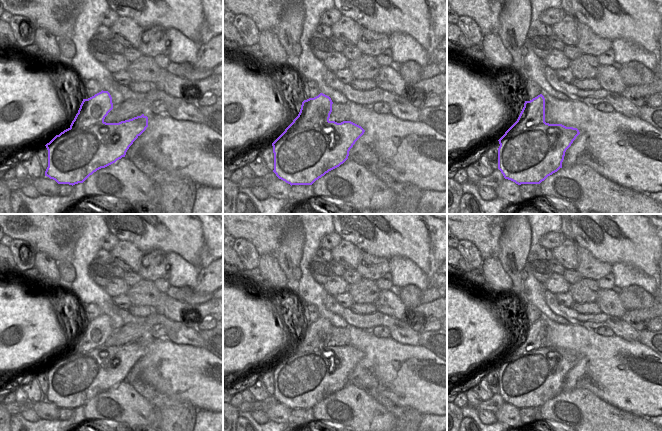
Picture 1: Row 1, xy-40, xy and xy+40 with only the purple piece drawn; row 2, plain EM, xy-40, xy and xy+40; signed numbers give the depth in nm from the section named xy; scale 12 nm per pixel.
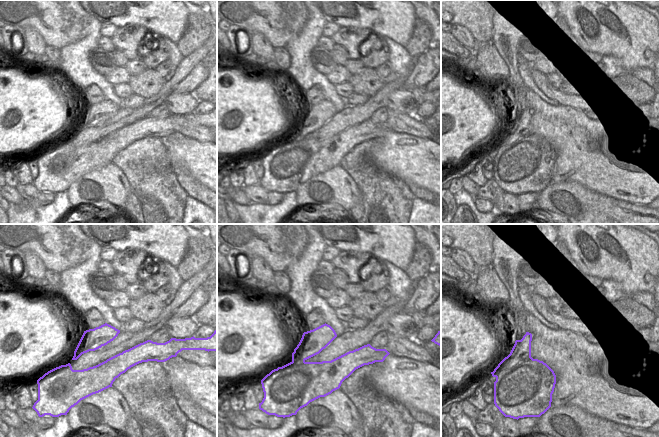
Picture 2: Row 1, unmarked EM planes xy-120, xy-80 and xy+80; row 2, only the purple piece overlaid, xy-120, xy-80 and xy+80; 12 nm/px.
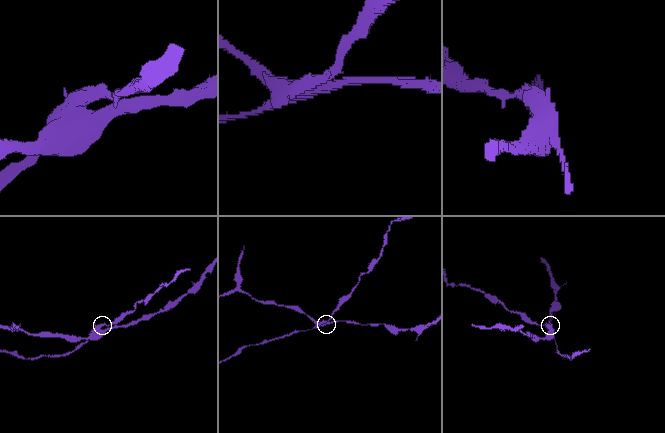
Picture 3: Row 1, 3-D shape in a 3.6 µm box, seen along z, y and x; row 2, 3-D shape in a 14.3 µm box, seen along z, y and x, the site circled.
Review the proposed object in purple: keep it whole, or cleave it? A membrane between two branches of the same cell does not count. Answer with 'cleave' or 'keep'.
cleave

